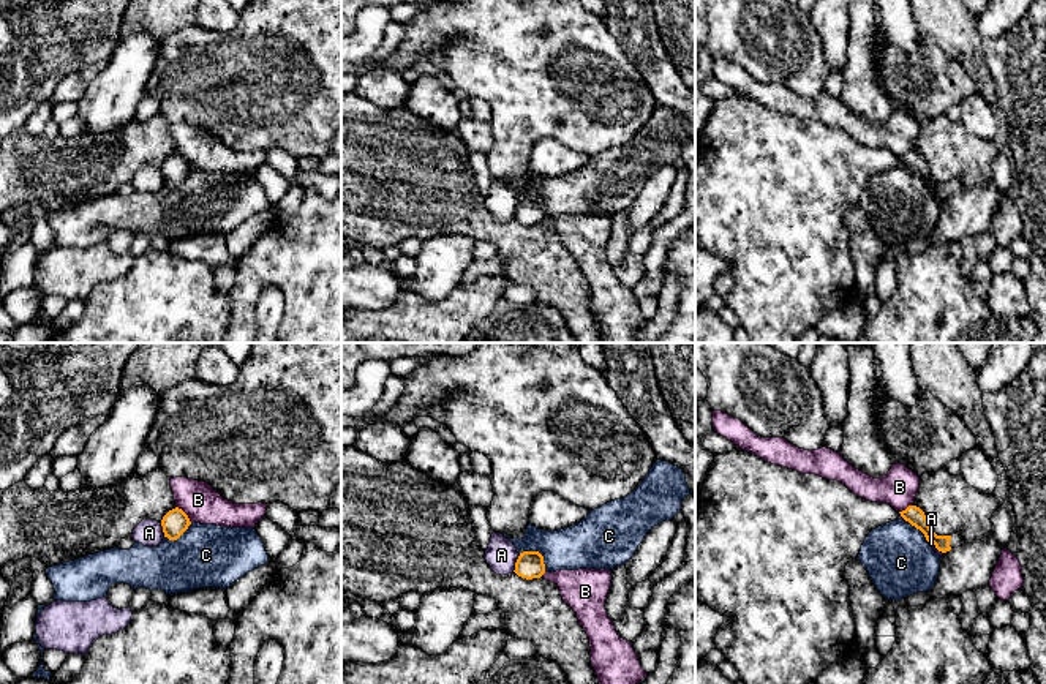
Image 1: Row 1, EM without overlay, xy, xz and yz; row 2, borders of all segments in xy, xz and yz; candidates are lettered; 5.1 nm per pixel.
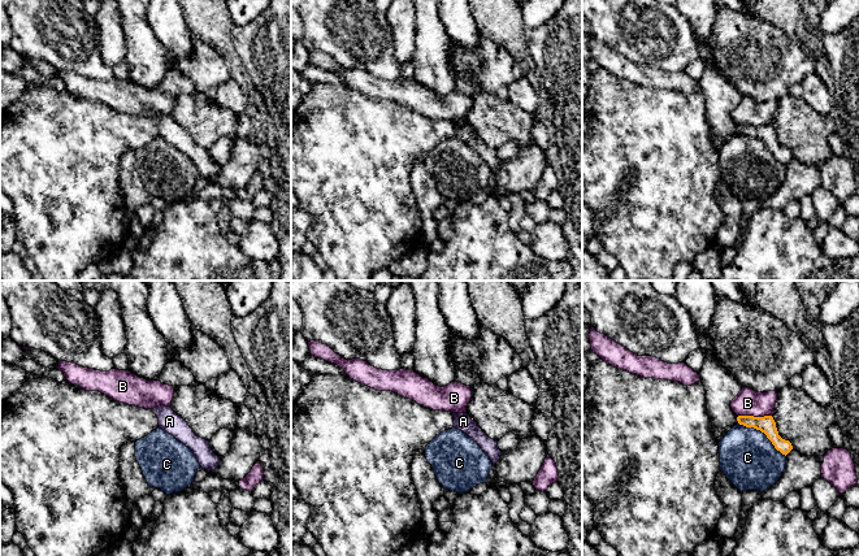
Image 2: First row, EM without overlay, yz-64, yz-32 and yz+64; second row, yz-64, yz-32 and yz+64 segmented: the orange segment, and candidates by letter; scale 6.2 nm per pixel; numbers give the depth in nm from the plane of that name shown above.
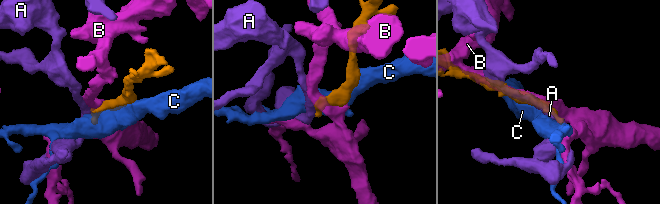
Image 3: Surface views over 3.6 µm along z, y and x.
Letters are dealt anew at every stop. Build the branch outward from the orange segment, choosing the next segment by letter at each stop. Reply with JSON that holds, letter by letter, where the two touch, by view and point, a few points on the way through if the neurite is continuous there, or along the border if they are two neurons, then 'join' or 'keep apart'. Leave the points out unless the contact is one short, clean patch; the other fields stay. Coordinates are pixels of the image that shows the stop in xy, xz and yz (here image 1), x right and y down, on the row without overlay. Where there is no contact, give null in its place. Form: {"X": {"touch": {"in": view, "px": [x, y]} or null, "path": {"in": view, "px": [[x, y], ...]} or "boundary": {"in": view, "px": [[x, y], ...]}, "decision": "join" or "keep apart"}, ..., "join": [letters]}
{"A": {"touch": {"in": "xz", "px": [515, 209]}, "boundary": {"in": "xz", "px": [[520, 199], [512, 217]]}, "decision": "keep apart"}, "B": {"touch": {"in": "xy", "px": [185, 160]}, "decision": "keep apart"}, "C": {"touch": {"in": "xz", "px": [539, 199]}, "decision": "keep apart"}, "join": []}

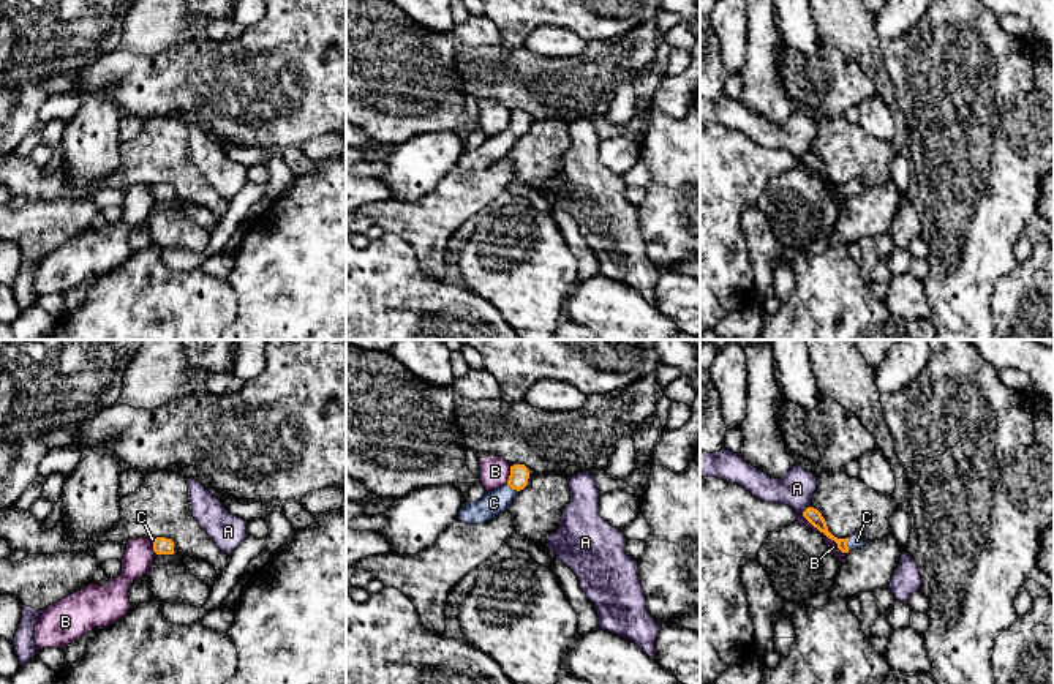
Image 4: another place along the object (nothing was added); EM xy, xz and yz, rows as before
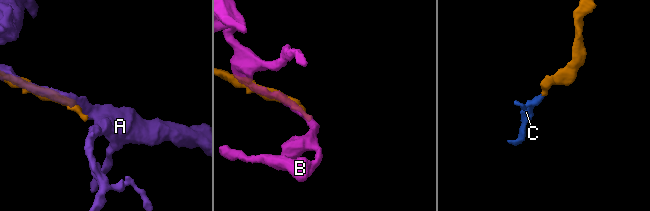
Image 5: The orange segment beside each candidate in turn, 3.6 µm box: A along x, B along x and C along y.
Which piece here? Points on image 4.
{"A": {"touch": {"in": "yz", "px": [806, 155]}, "decision": "keep apart"}, "B": {"touch": {"in": "yz", "px": [824, 179]}, "boundary": {"in": "yz", "px": [[801, 160], [844, 199]]}, "decision": "keep apart"}, "C": {"touch": {"in": "yz", "px": [846, 190]}, "path": {"in": "yz", "px": [[813, 161], [830, 182], [846, 190], [857, 187]]}, "decision": "join"}, "join": ["C"]}

